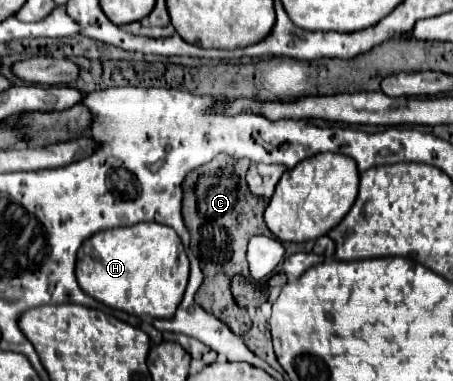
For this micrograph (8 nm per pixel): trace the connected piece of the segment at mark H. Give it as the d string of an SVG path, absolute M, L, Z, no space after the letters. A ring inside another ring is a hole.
M141 222L129 228L97 232L77 252L77 282L95 300L135 316L171 318L189 280L189 258L173 228Z

